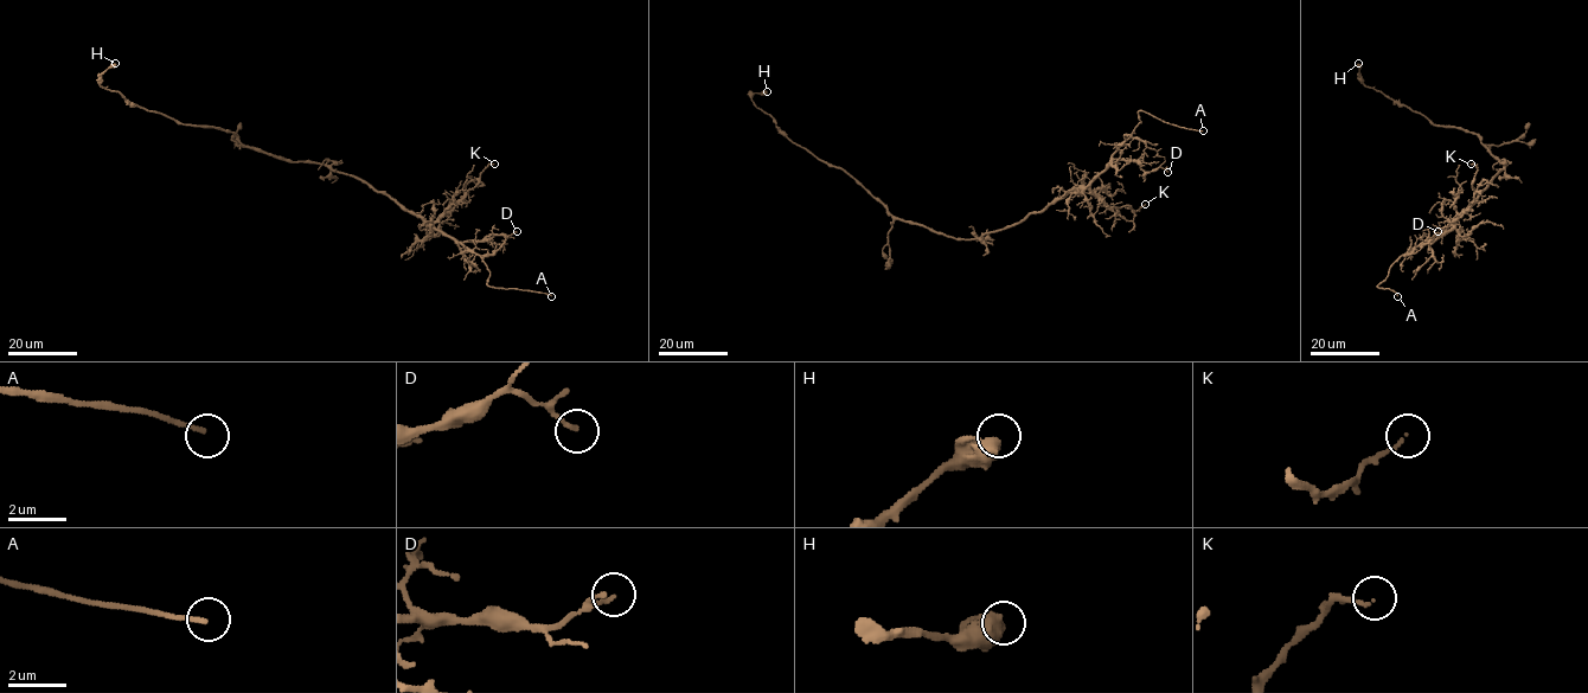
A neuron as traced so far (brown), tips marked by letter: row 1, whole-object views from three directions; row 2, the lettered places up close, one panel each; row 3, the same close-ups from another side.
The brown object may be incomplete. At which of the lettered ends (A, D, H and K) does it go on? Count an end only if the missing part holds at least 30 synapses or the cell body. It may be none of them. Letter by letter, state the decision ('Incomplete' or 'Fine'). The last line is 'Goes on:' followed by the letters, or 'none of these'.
A: Incomplete
D: Fine
H: Fine
K: Fine
Goes on: A

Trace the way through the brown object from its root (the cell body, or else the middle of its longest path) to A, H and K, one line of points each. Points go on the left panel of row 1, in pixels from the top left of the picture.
A: (327, 167), (364, 180), (472, 250), (490, 273), (488, 286), (551, 296)
H: (327, 167), (279, 159), (245, 147), (232, 132), (178, 123), (132, 106), (100, 85), (100, 76), (115, 63)
K: (327, 167), (357, 177), (428, 222), (436, 222), (479, 181), (480, 173), (494, 164)

